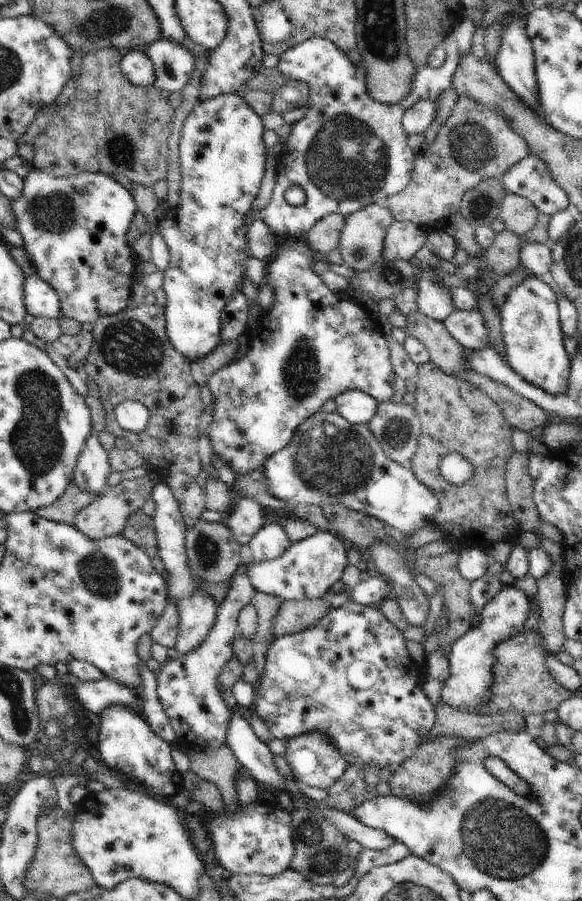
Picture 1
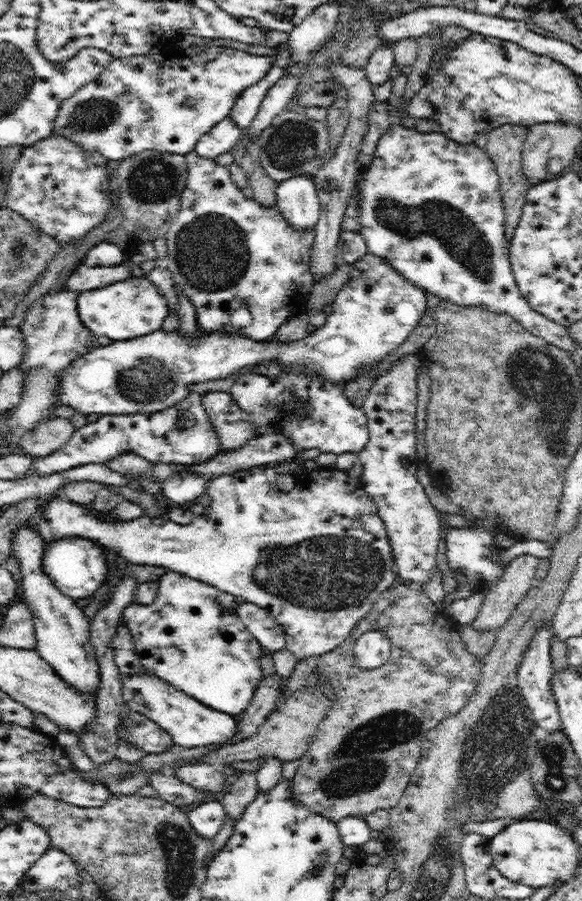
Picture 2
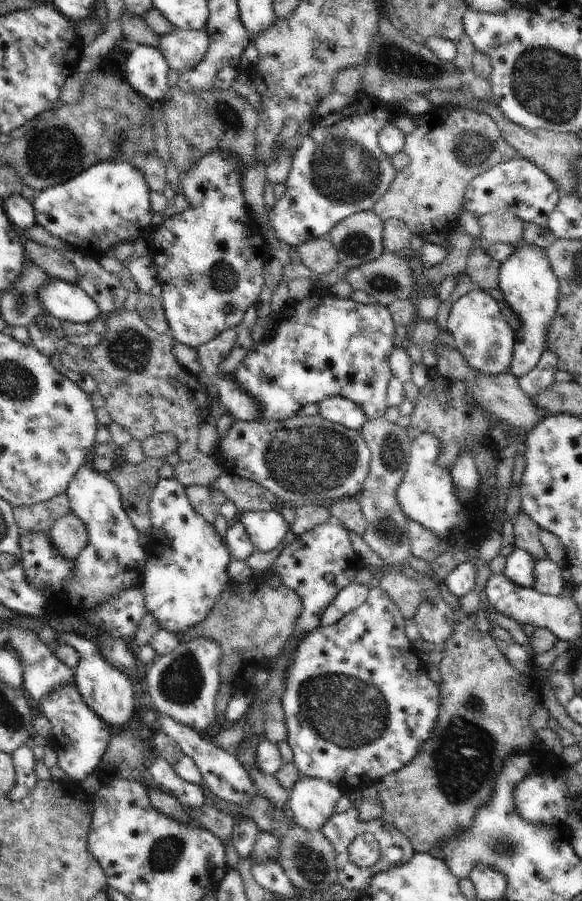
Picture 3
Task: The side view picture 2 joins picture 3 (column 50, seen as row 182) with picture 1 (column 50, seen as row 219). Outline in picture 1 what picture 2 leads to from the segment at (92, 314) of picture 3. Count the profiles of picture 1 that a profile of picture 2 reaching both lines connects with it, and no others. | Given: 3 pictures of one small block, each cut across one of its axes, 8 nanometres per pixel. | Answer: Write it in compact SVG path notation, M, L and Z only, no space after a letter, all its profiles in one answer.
M38 275L26 277L24 292L24 306L28 314L54 319L62 316L58 294L50 284L38 278Z

